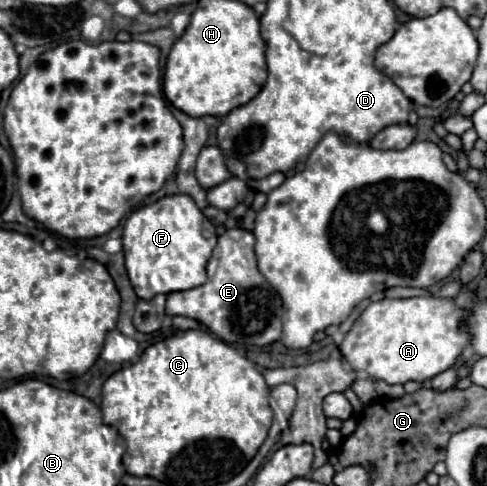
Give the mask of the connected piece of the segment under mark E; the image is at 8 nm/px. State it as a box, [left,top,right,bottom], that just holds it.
[167,226,283,346]

